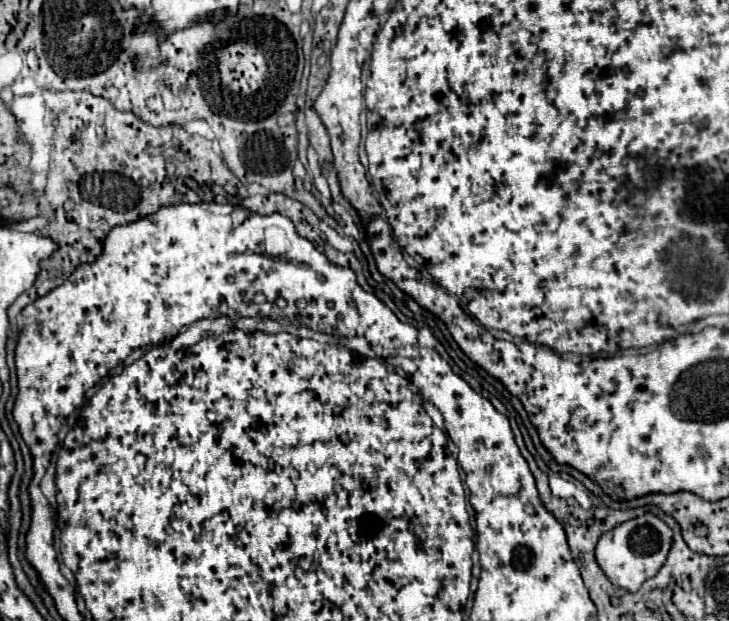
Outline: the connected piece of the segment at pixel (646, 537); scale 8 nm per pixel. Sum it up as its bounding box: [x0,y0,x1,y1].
[595,513,671,593]

